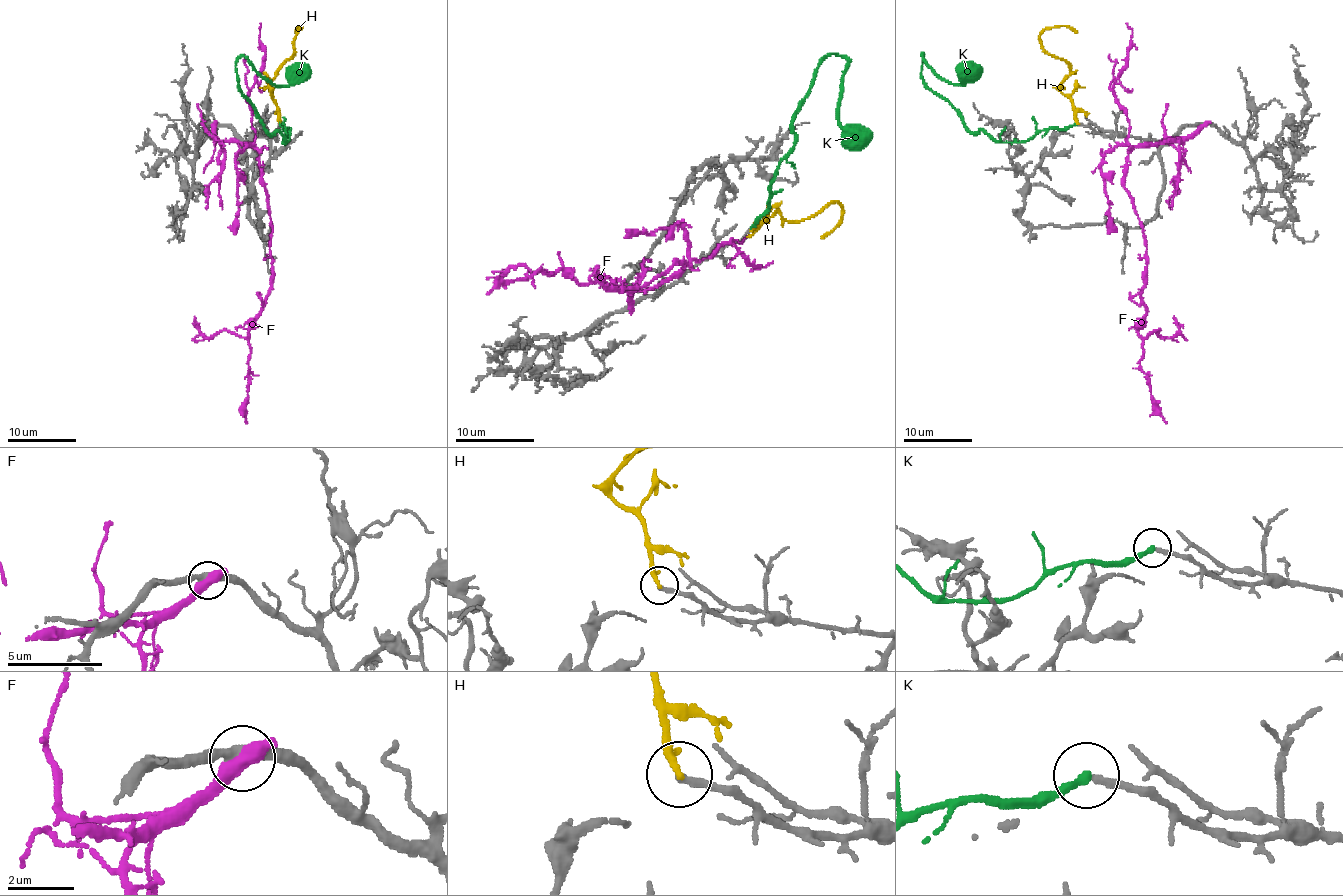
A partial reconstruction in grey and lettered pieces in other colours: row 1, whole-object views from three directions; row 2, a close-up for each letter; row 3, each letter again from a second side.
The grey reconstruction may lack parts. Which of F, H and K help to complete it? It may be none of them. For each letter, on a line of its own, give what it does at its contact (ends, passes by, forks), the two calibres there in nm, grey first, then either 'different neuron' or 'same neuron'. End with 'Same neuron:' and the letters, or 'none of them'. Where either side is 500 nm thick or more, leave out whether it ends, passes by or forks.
F: 340/600 nm | different neuron
H: it ends | 200/240 nm | different neuron
K: it ends | 200/240 nm | same neuron
Same neuron: K

